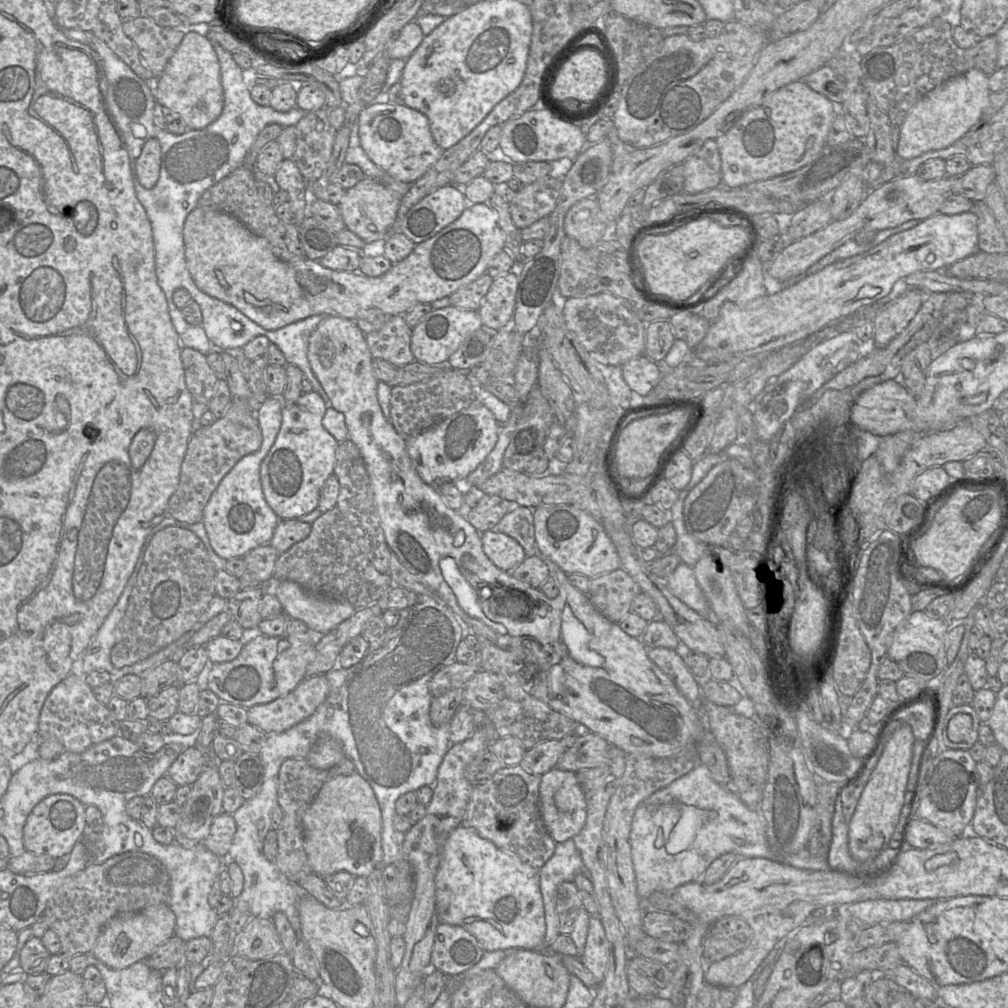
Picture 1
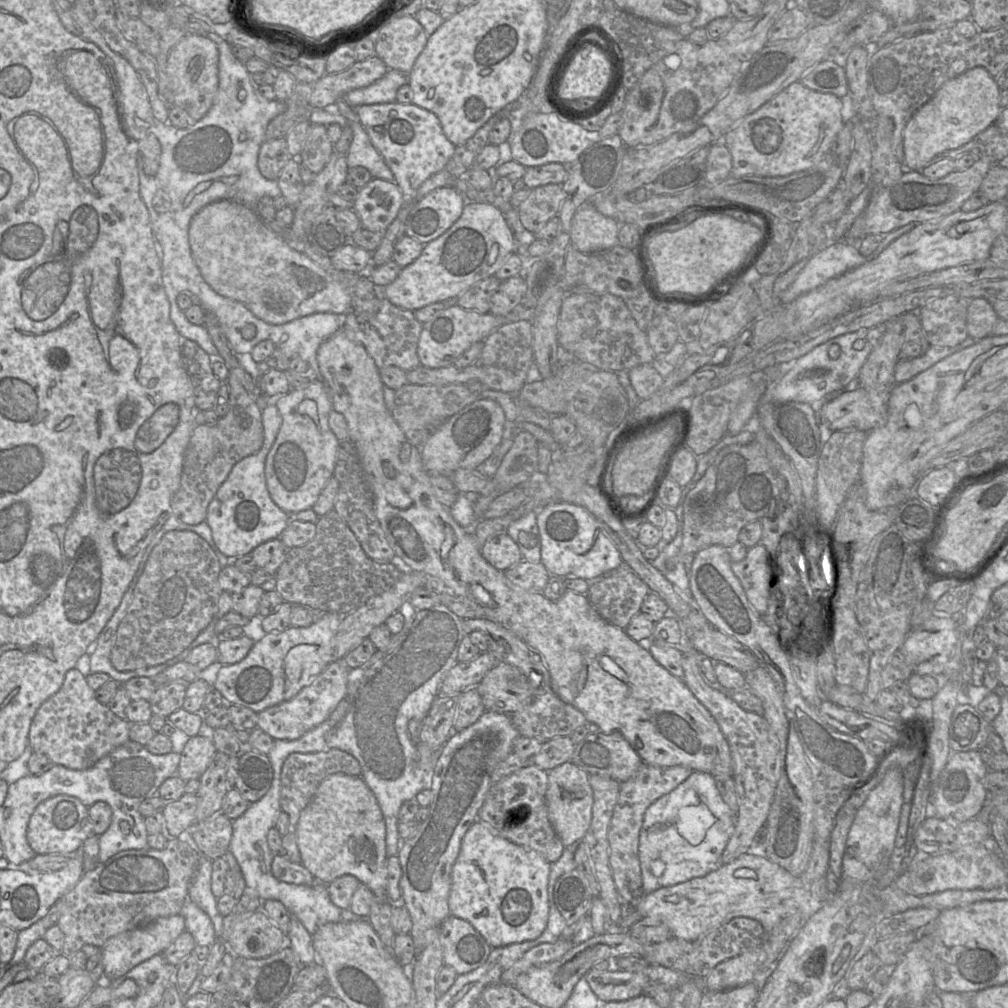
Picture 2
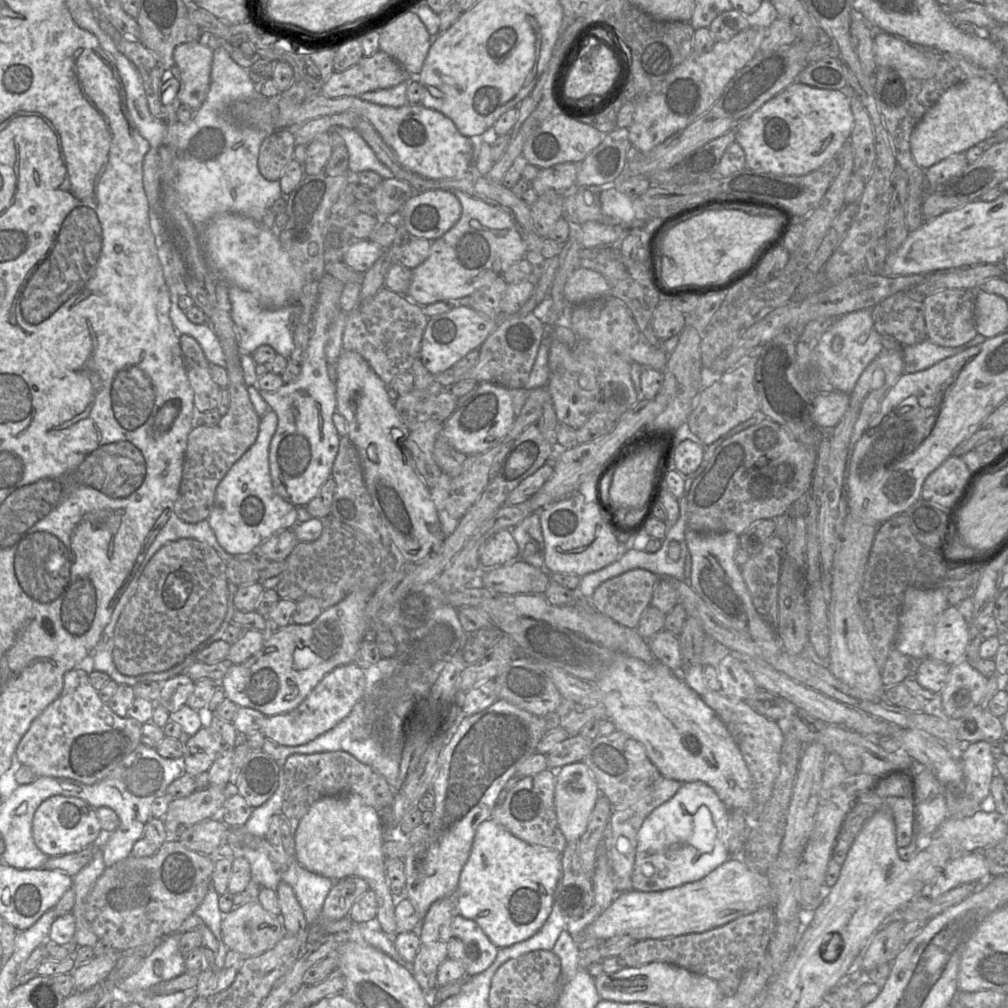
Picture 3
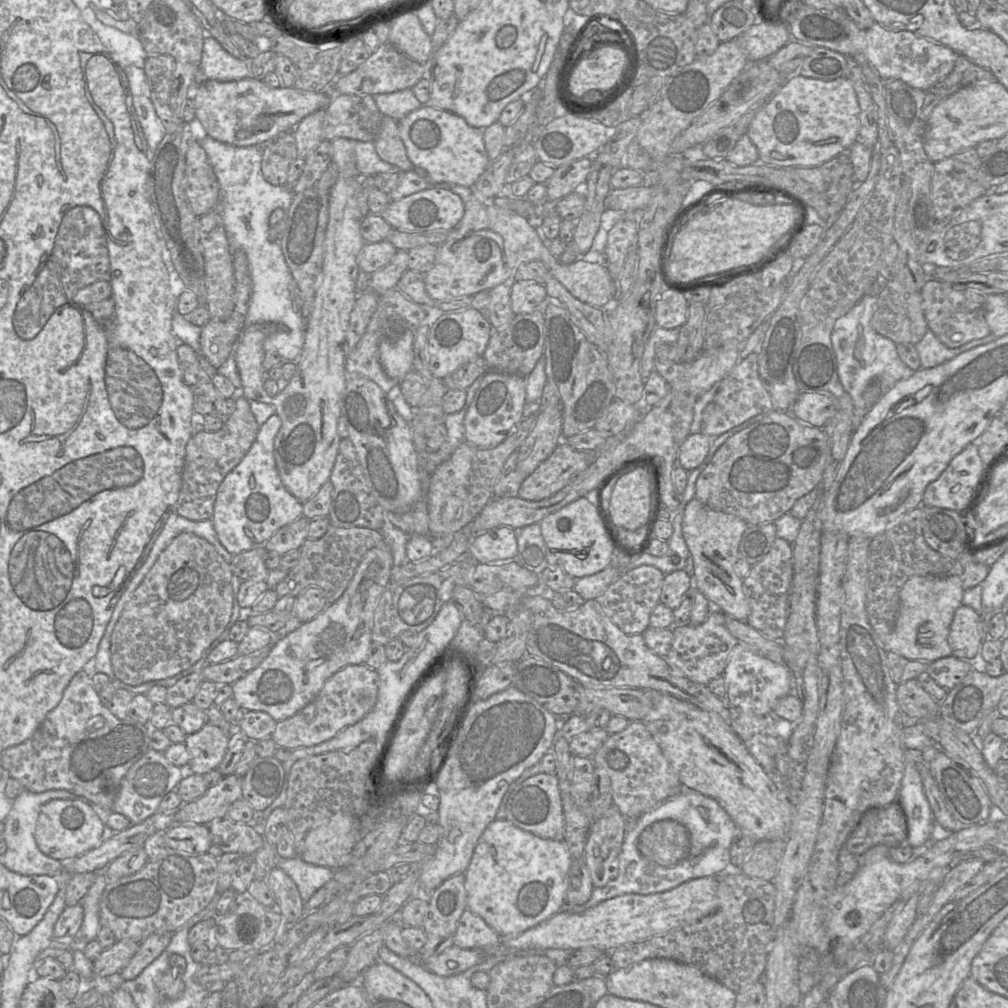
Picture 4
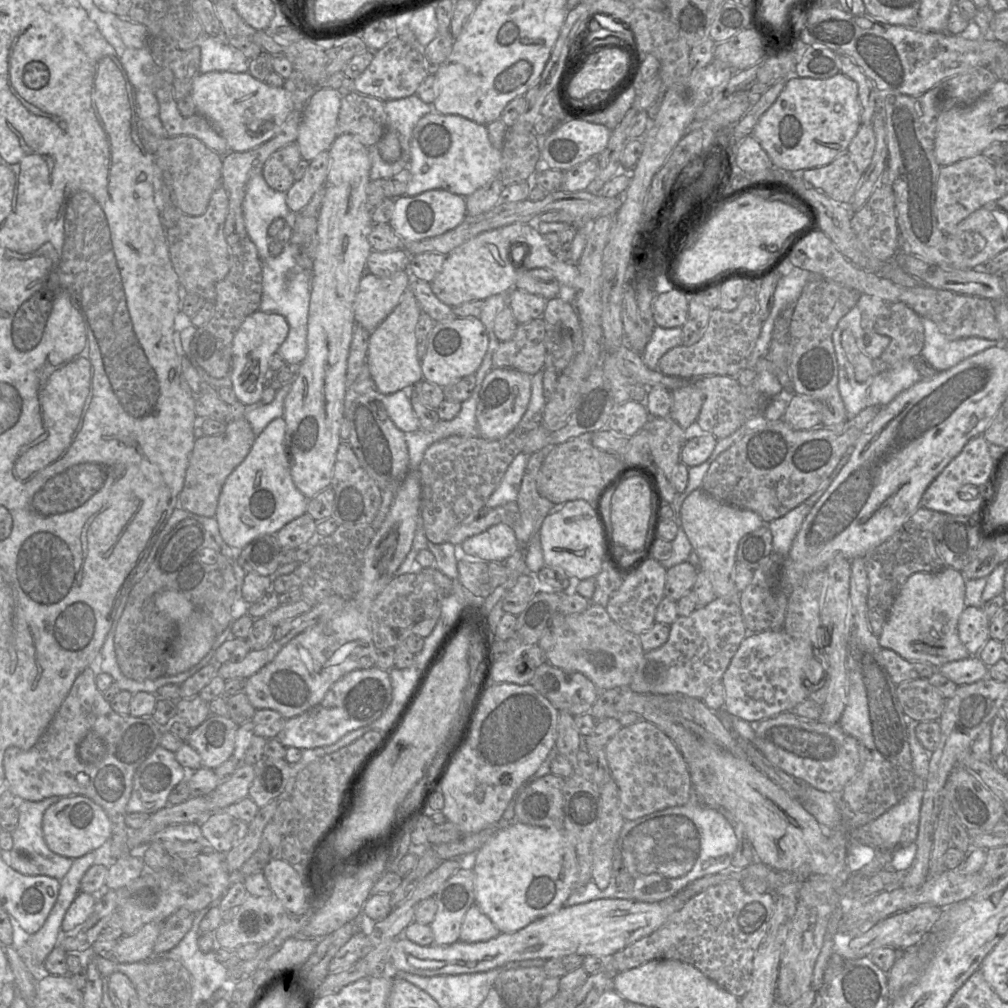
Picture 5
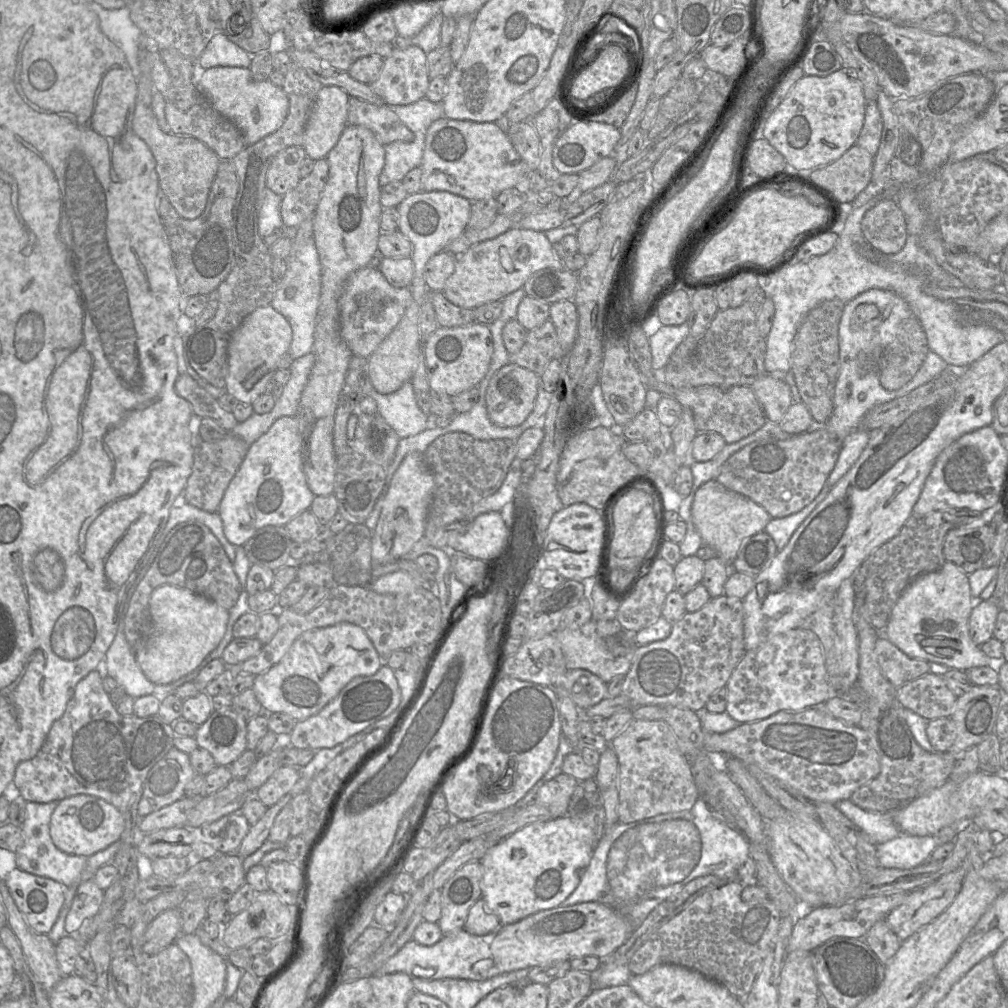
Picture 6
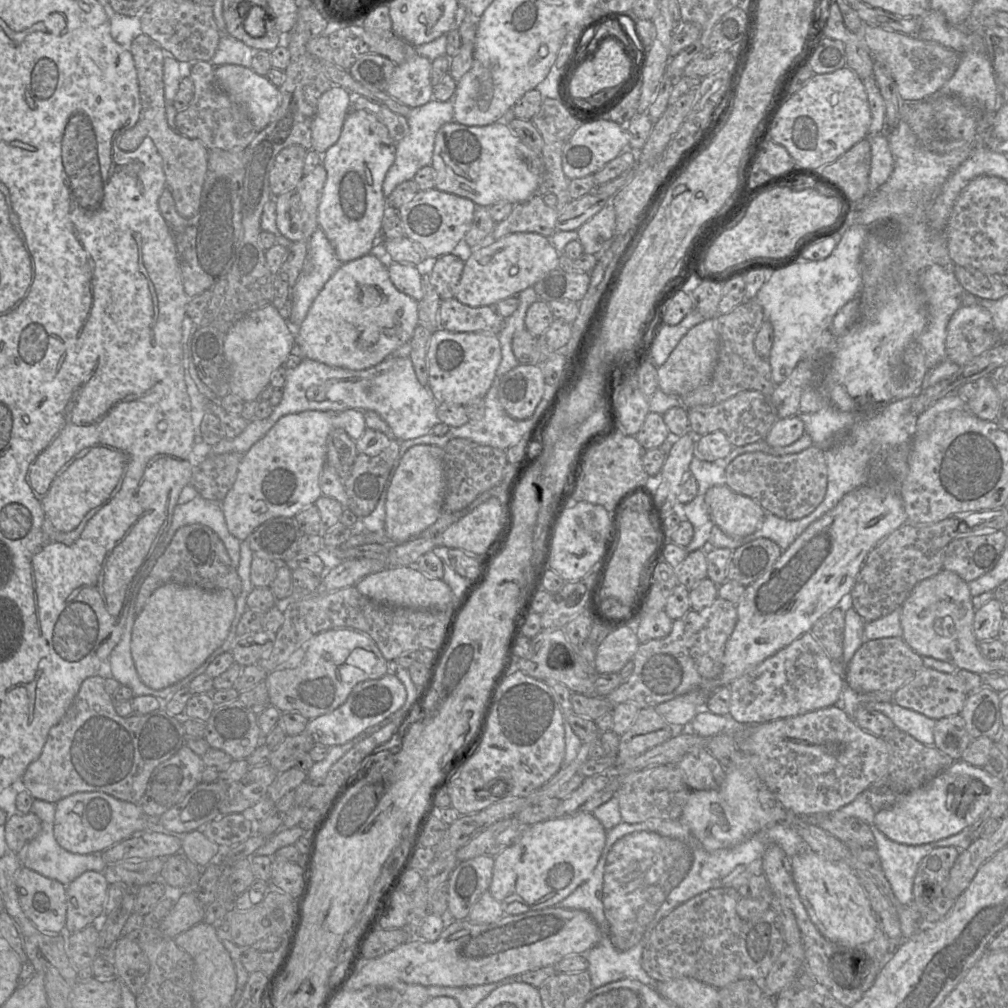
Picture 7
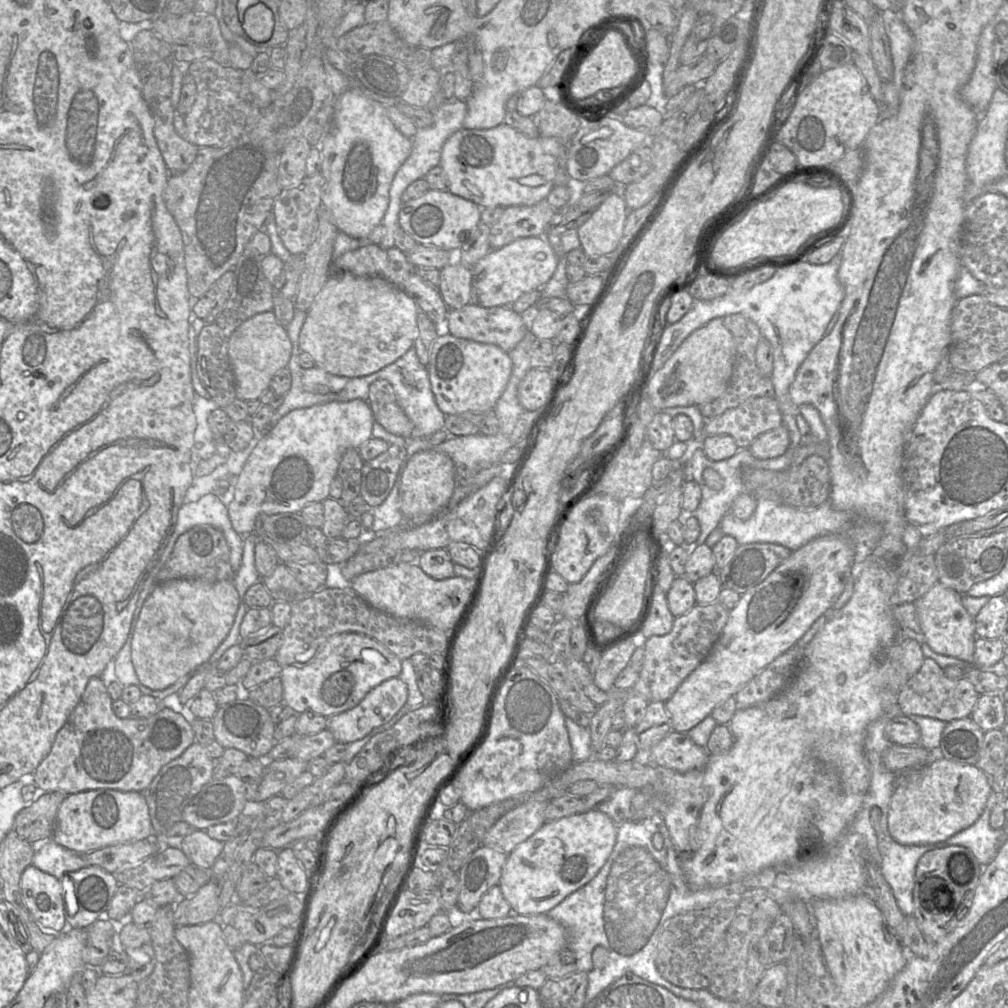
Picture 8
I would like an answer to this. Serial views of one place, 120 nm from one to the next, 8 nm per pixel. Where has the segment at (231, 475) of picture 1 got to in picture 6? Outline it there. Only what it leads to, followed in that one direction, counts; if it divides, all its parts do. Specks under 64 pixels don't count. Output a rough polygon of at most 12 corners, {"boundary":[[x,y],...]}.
{"boundary":[[299,419],[252,443],[218,508],[243,546],[314,499]]}

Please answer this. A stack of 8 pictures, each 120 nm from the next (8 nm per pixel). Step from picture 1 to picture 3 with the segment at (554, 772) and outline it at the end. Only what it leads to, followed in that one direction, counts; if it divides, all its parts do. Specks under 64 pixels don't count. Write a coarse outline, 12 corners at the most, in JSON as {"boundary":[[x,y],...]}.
{"boundary":[[583,762],[556,770],[554,802],[567,842],[579,841],[600,796]]}

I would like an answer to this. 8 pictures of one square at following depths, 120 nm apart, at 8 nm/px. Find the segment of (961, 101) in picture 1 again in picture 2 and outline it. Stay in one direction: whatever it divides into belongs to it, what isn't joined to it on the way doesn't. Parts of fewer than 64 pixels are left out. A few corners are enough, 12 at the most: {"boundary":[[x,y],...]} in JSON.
{"boundary":[[983,67],[946,81],[903,130],[904,167],[922,170],[1002,110]]}

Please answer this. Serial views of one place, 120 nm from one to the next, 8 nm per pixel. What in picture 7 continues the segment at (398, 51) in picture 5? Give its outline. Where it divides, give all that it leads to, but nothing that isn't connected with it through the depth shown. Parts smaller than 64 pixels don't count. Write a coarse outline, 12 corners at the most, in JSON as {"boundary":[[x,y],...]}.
{"boundary":[[431,62],[396,65],[385,92],[410,108],[434,99]]}

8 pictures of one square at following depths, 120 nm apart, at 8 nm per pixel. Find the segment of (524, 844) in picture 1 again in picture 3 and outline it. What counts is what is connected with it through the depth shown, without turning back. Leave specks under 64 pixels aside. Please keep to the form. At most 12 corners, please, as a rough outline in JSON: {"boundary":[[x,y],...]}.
{"boundary":[[556,770],[521,778],[491,817],[562,853]]}

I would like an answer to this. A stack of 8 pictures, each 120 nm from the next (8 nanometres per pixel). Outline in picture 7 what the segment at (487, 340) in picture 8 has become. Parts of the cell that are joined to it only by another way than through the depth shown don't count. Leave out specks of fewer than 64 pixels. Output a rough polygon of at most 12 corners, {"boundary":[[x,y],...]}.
{"boundary":[[441,300],[439,326],[498,335],[505,319],[494,306]]}

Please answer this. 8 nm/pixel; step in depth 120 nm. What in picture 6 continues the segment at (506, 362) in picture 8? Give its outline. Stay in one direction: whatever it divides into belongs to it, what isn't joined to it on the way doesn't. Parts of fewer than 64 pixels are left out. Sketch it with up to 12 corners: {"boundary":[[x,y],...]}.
{"boundary":[[438,327],[423,345],[430,389],[453,397],[489,370],[492,333]]}

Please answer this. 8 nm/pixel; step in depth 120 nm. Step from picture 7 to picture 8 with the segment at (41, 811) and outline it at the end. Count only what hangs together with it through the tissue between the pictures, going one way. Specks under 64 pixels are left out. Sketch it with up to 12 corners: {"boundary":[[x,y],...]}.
{"boundary":[[51,837],[35,846],[32,865],[60,880],[87,866],[83,855]]}

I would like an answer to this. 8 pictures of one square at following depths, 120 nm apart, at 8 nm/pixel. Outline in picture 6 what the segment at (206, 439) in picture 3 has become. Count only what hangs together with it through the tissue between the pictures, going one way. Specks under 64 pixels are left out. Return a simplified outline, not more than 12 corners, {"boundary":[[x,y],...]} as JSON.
{"boundary":[[227,433],[201,442],[183,495],[218,512],[251,444]]}

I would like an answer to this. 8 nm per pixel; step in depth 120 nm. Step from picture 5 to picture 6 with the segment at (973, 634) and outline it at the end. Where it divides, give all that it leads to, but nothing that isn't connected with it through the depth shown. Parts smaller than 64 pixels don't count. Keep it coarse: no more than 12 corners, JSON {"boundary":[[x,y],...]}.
{"boundary":[[973,598],[969,633],[981,646],[993,636],[998,602]]}

